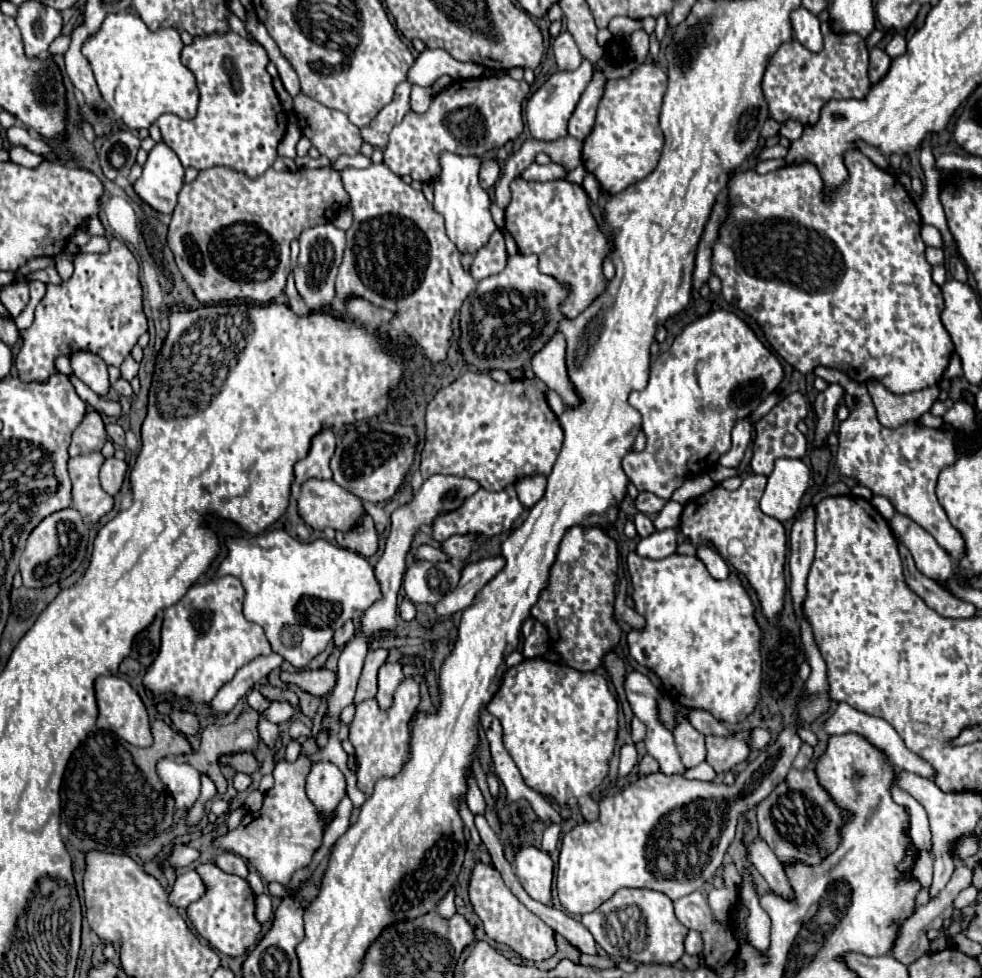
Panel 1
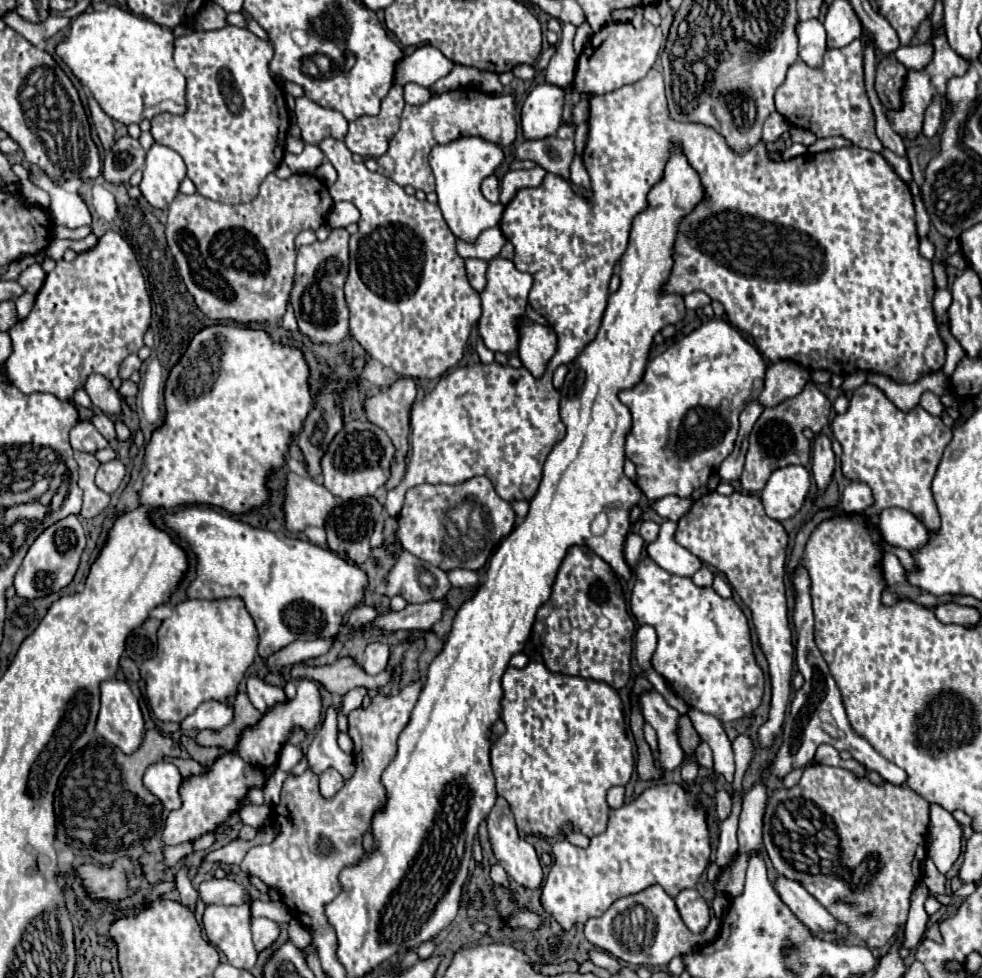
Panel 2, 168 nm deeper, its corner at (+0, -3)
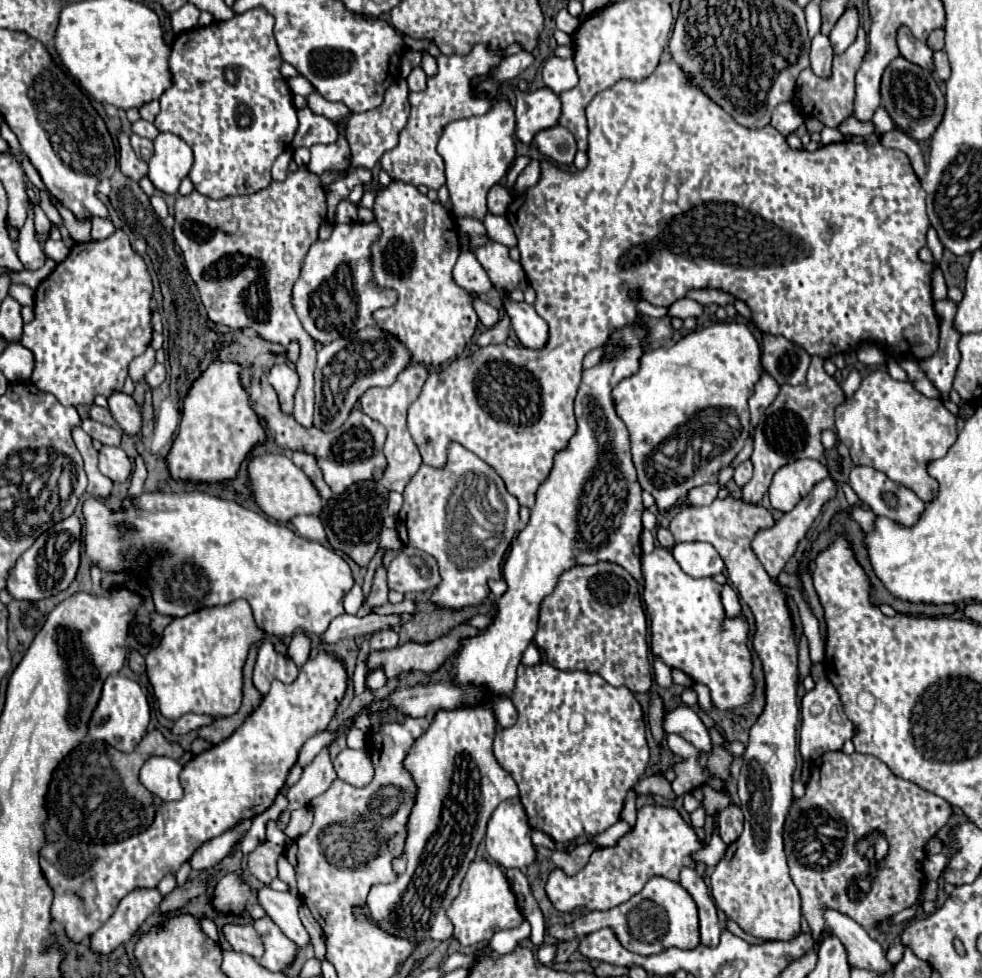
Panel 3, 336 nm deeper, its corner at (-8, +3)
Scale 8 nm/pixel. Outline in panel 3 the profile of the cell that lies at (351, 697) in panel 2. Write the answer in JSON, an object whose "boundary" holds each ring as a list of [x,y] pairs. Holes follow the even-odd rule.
{"boundary":[[[376,668],[370,676],[368,676],[368,680],[366,680],[366,686],[368,688],[372,688],[372,690],[378,690],[378,688],[382,688],[384,684],[386,684],[386,674],[382,672],[382,668]]]}

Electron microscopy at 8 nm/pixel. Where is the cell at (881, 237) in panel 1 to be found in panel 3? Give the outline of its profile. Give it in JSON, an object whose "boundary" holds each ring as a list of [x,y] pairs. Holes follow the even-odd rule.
{"boundary":[[[670,58],[668,62],[660,62],[652,76],[648,76],[644,82],[632,82],[632,80],[620,80],[616,86],[610,86],[608,90],[602,90],[592,98],[592,102],[586,108],[588,116],[588,166],[580,172],[568,172],[562,170],[552,160],[540,162],[540,180],[536,186],[530,186],[526,192],[514,196],[506,220],[516,232],[518,238],[518,250],[520,250],[520,264],[526,272],[526,278],[530,286],[536,290],[536,302],[534,308],[538,316],[546,320],[550,326],[548,342],[540,350],[530,350],[526,346],[506,346],[506,344],[490,344],[480,348],[468,358],[454,360],[448,368],[440,372],[432,372],[426,380],[420,398],[408,408],[408,430],[422,454],[422,460],[434,468],[440,468],[446,462],[446,446],[450,442],[458,442],[464,448],[472,450],[478,458],[482,458],[486,464],[490,464],[500,478],[504,480],[508,492],[520,502],[520,506],[532,508],[536,500],[538,486],[548,478],[554,456],[568,446],[568,440],[576,432],[576,420],[574,420],[574,398],[576,390],[580,386],[582,378],[582,360],[584,356],[600,348],[608,342],[610,334],[632,326],[638,320],[638,308],[636,302],[628,296],[630,290],[638,290],[640,298],[648,300],[654,306],[672,306],[672,302],[684,298],[690,290],[702,290],[702,288],[716,288],[722,292],[732,294],[738,300],[744,300],[752,314],[754,322],[760,330],[784,336],[796,344],[800,344],[808,354],[818,354],[822,358],[830,358],[834,354],[844,354],[850,350],[856,350],[860,342],[876,342],[882,344],[886,354],[896,356],[898,360],[910,358],[910,360],[924,360],[932,356],[938,348],[938,336],[940,336],[940,324],[934,312],[934,300],[930,290],[930,272],[932,264],[924,264],[918,260],[918,250],[926,246],[926,232],[928,232],[928,216],[926,216],[926,194],[920,186],[920,180],[916,178],[908,156],[902,150],[884,148],[880,142],[876,146],[872,144],[854,144],[854,142],[838,142],[818,148],[816,152],[808,150],[792,150],[786,144],[786,138],[772,128],[770,124],[758,130],[750,130],[746,126],[740,126],[724,108],[716,106],[700,90],[700,86],[692,84],[690,76]],[[666,182],[676,186],[678,200],[676,202],[664,202],[662,190]]]}

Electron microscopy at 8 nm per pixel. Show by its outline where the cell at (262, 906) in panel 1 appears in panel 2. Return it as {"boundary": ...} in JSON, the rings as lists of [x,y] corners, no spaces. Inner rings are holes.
{"boundary":[[[252,918],[252,936],[258,952],[268,948],[278,938],[278,934],[280,934],[278,924],[272,922],[270,918]]]}

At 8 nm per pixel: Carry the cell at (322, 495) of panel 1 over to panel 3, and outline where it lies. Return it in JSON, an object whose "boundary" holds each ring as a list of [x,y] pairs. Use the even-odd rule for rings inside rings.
{"boundary":[[[260,454],[248,462],[246,482],[258,508],[278,522],[288,522],[298,514],[320,514],[322,500],[308,476],[284,454]]]}

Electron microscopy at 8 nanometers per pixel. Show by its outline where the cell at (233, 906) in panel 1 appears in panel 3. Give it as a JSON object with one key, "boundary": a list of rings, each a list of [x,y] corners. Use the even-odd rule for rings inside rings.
{"boundary":[[[230,924],[224,928],[224,936],[236,952],[250,954],[254,960],[262,958],[264,946],[252,924]]]}

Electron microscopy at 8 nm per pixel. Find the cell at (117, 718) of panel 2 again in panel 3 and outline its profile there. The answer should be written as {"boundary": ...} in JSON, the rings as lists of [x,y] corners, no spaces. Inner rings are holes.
{"boundary":[[[110,674],[102,686],[100,702],[96,704],[96,710],[92,712],[92,718],[88,722],[88,736],[92,740],[108,742],[120,752],[132,752],[146,734],[148,722],[150,722],[150,706],[140,686],[126,676]]]}

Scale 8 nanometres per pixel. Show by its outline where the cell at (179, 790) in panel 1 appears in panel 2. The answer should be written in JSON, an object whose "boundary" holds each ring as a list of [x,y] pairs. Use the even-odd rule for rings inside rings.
{"boundary":[[[156,762],[148,766],[144,774],[144,784],[152,794],[156,794],[166,810],[176,810],[180,808],[180,784],[184,778],[180,776],[178,768],[168,762]]]}

